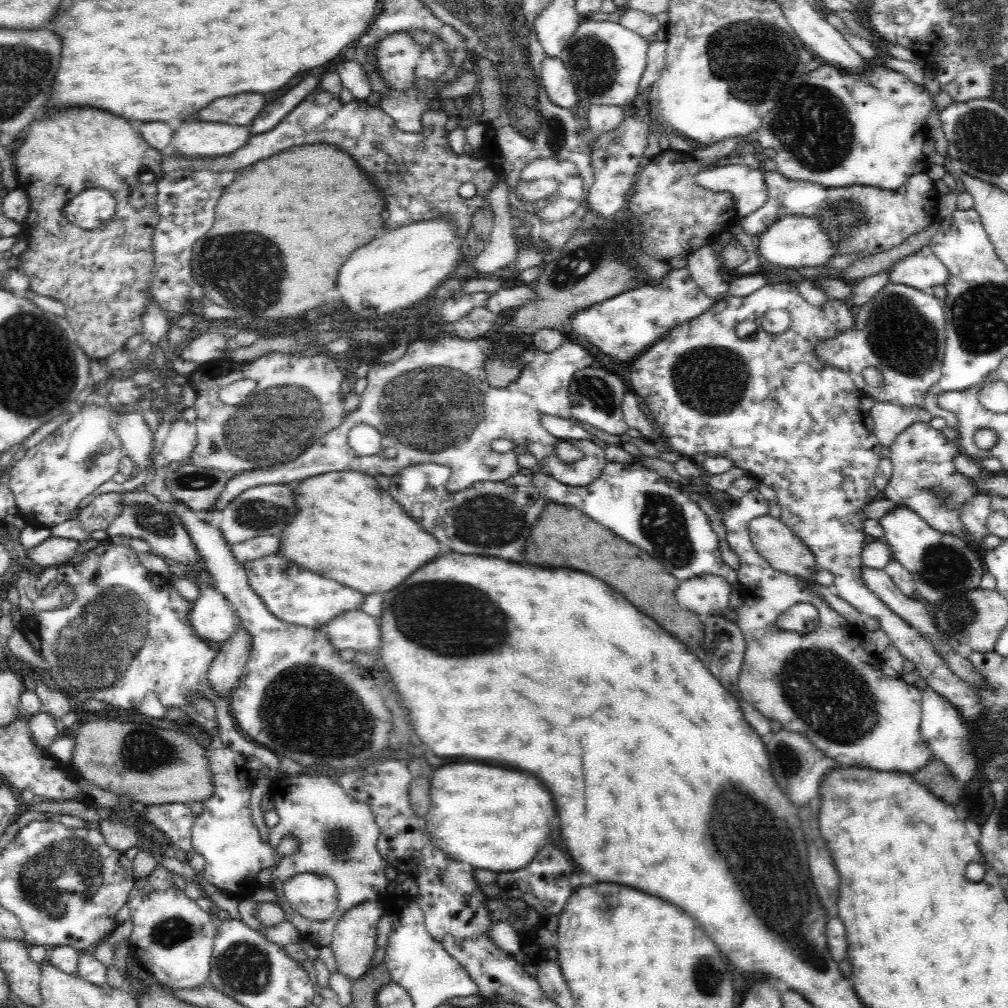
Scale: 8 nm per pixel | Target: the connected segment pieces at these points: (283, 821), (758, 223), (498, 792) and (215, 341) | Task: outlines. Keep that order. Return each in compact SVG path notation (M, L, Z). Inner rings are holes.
M302 773L290 775L288 777L279 776L270 782L268 797L274 803L274 809L278 813L278 822L269 831L268 846L271 846L272 852L278 850L278 844L283 836L296 835L300 837L300 850L296 854L288 857L280 857L273 866L271 873L270 888L277 894L278 904L286 911L286 918L290 921L302 936L303 941L310 942L316 947L329 946L333 937L335 924L342 918L346 910L352 906L364 901L380 901L380 898L386 894L387 877L384 873L387 866L384 859L376 850L376 841L379 833L371 808L363 802L358 802L355 798L348 796L344 789L331 774L322 773ZM305 872L314 872L329 876L337 886L339 894L338 911L332 913L330 918L320 922L307 922L300 917L300 914L293 909L286 899L284 884L296 874Z
M778 171L765 172L764 180L768 185L766 204L756 212L738 218L748 234L756 237L768 223L786 215L818 218L820 230L831 233L829 241L833 256L855 255L856 259L861 259L888 252L928 228L938 218L941 195L926 172L913 174L896 190L862 185L826 188L810 181L786 178Z
M474 762L448 764L438 768L429 779L429 795L431 807L424 819L435 848L474 869L486 869L495 873L524 868L532 860L532 856L546 844L546 836L552 830L550 822L556 818L554 800L538 778L524 772L510 772Z
M197 333L190 337L190 342L187 346L177 353L177 357L184 362L196 362L203 365L214 359L223 357L224 349L227 348L222 333Z

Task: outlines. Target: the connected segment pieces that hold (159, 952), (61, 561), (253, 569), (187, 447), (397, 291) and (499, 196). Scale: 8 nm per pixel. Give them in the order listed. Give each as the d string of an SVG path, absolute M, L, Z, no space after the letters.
M159 865L149 875L135 880L127 902L132 925L128 942L132 953L161 985L172 990L192 989L206 984L217 927L212 924L211 915L188 897L185 889L174 883L172 875L171 871Z
M50 537L38 545L25 549L26 560L43 569L69 564L79 559L76 553L78 541Z
M274 554L250 564L247 573L252 589L260 595L262 601L268 606L268 610L276 618L296 626L324 626L337 614L358 609L364 600L361 592L332 579L322 578L312 571L286 564Z
M185 418L173 420L169 424L167 437L163 440L161 453L168 462L188 457L196 444L196 429Z
M430 220L430 222L416 222L416 224L410 224L408 226L400 226L392 232L380 232L376 238L372 238L366 246L358 248L352 252L352 256L348 258L348 262L344 262L338 270L338 276L336 276L336 292L338 292L338 302L342 304L344 310L348 310L350 314L354 314L356 318L378 318L382 314L390 314L394 310L408 310L406 306L413 306L416 302L427 298L430 294L433 294L437 289L438 285L442 280L452 277L454 269L456 268L458 262L464 258L465 251L462 250L461 246L464 244L461 238L458 238L453 232L456 230L455 226L451 226L449 222L445 220Z
M503 181L486 193L487 206L493 213L493 227L487 243L481 245L480 254L472 259L471 270L479 276L493 274L510 266L517 259L516 232L521 232L519 224L510 215L507 199L507 184Z

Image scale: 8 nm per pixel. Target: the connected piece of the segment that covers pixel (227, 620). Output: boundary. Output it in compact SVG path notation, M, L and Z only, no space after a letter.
M206 583L198 584L200 595L192 601L189 610L189 625L197 638L218 646L234 634L238 617L228 599Z

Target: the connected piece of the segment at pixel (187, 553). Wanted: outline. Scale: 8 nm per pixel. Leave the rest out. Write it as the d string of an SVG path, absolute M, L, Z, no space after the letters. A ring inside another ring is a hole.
M124 492L122 494L123 512L108 526L106 535L111 537L138 538L146 540L150 544L153 554L158 557L166 557L178 564L194 567L194 572L200 573L204 569L203 558L198 553L192 537L181 522L176 511L162 504L156 497L147 492Z

